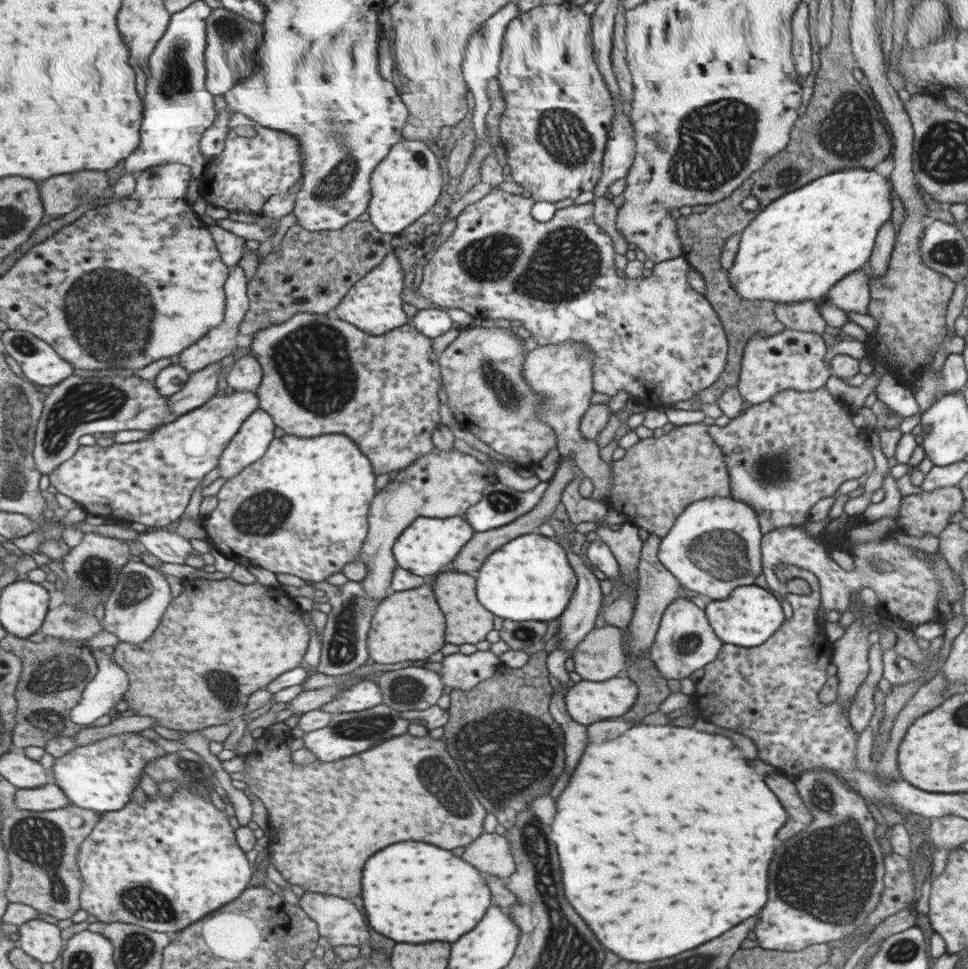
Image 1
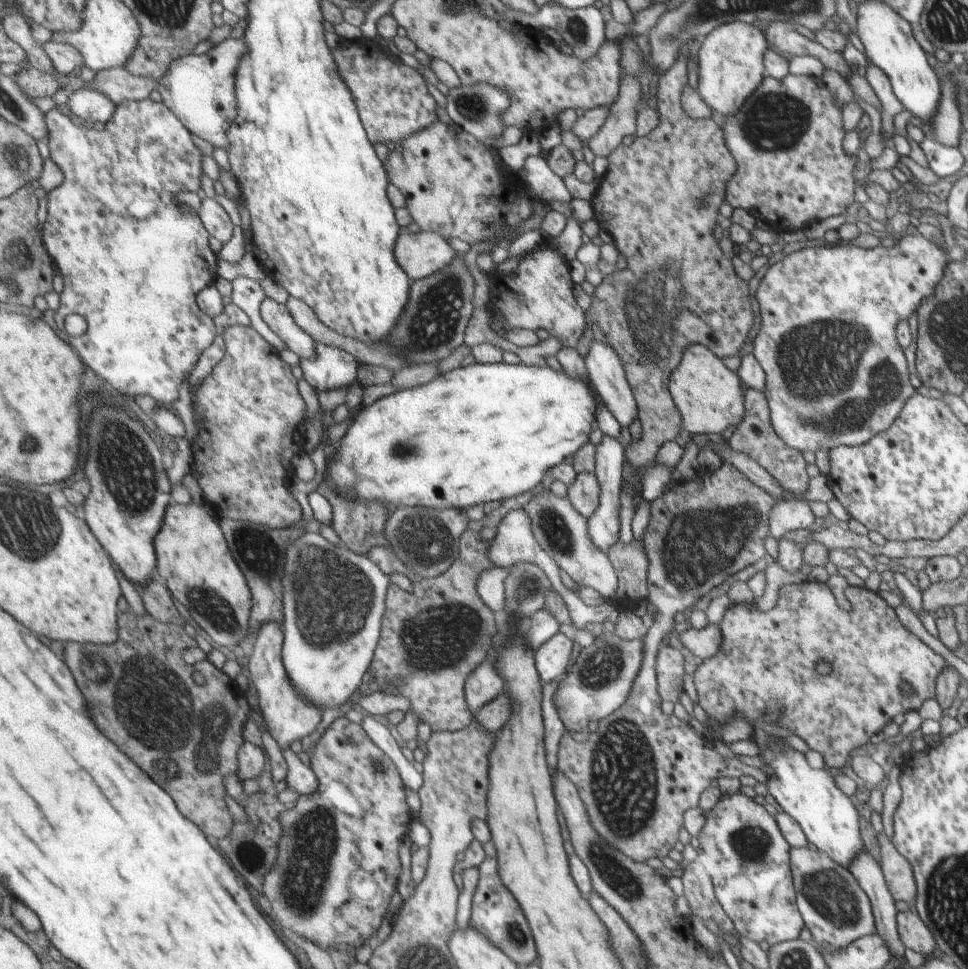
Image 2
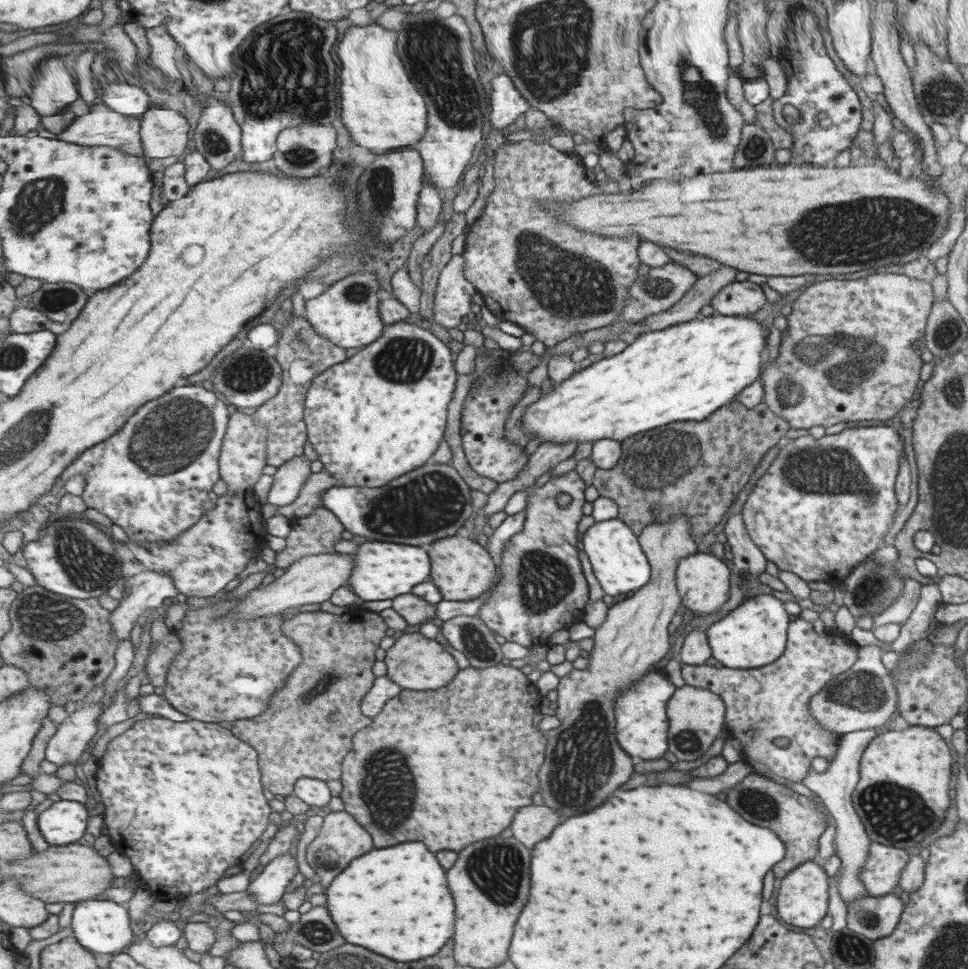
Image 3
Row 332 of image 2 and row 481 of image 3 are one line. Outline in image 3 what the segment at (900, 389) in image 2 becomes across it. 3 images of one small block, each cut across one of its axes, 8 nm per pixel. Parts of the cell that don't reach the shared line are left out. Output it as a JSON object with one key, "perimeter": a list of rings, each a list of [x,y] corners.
{"perimeter":[[[879,426],[849,428],[849,430],[841,430],[839,433],[823,435],[820,438],[813,438],[808,434],[791,439],[779,449],[779,452],[771,461],[770,467],[757,480],[752,492],[747,495],[746,501],[740,510],[749,538],[751,538],[753,544],[756,544],[757,549],[763,553],[766,560],[773,562],[778,570],[790,572],[806,583],[817,582],[817,580],[841,582],[852,571],[854,566],[857,566],[877,550],[879,542],[885,538],[885,532],[887,532],[889,524],[895,518],[895,508],[897,508],[895,500],[898,500],[895,491],[896,474],[899,471],[900,456],[904,455],[901,452],[903,444],[901,444],[901,440],[899,440],[899,436],[897,436],[897,432],[893,430],[893,427],[880,427],[881,430],[879,430]]]}

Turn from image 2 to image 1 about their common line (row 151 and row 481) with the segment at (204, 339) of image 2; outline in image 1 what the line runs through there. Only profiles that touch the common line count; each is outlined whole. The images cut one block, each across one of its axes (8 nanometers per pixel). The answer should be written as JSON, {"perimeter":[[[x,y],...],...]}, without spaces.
{"perimeter":[[[235,391],[233,394],[217,395],[204,406],[167,422],[145,440],[113,443],[107,447],[97,444],[80,446],[72,459],[51,472],[50,484],[95,516],[113,516],[128,524],[140,522],[146,526],[169,526],[185,514],[185,509],[191,503],[191,494],[196,492],[195,488],[211,470],[218,468],[223,451],[239,433],[244,422],[259,409],[260,397],[256,392]]]}

